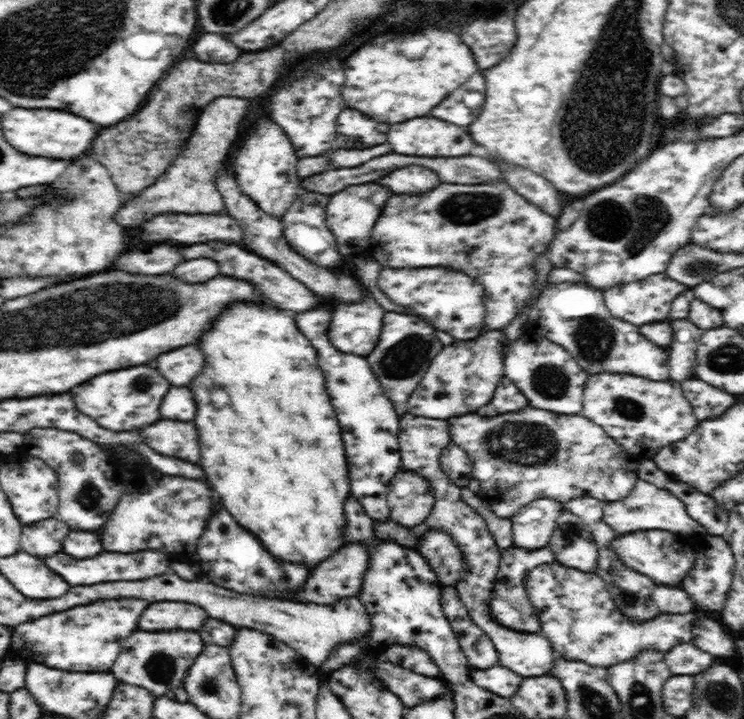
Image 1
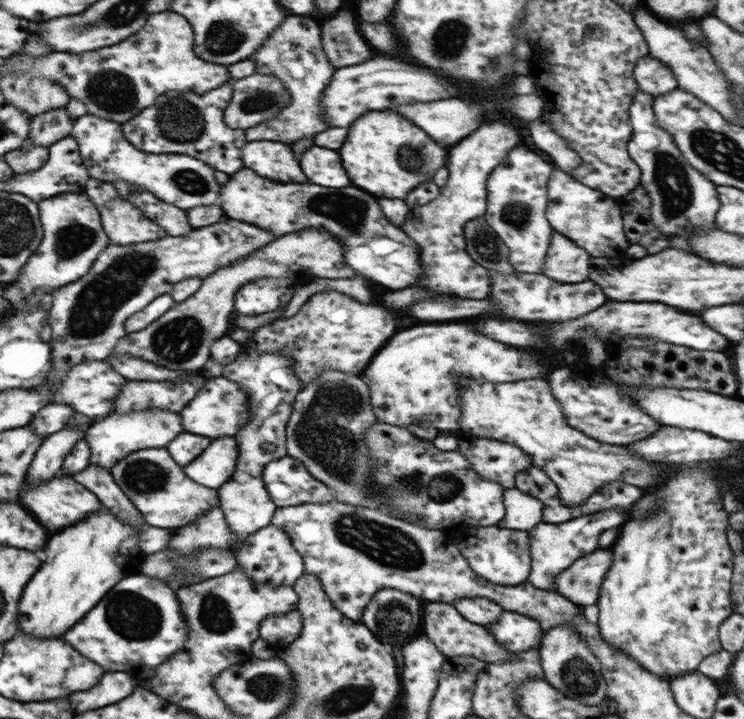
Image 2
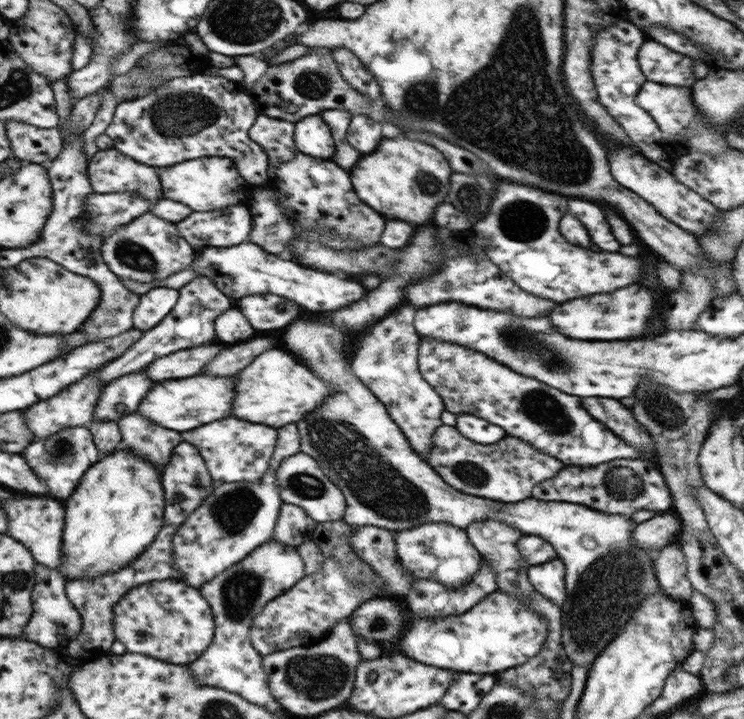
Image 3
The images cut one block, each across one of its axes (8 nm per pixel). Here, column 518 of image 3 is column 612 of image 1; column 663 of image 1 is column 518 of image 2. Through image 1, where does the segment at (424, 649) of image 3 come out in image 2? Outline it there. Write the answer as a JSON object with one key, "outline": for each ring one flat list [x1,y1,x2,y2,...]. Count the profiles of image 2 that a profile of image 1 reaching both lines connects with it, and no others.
{"outline":[[504,611,495,624,486,625,487,632,510,653,538,648,541,643,541,624,517,612]]}

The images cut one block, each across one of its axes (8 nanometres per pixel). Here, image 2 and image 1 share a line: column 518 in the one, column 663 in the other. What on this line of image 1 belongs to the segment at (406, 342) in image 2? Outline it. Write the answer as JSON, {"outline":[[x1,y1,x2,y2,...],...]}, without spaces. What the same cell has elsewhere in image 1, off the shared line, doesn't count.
{"outline":[[576,282,548,284,527,312,530,328,538,328,540,336,563,346,570,356,589,374,610,372,632,374,653,381,670,380,668,354,646,340,634,324,616,320,606,308,602,292]]}

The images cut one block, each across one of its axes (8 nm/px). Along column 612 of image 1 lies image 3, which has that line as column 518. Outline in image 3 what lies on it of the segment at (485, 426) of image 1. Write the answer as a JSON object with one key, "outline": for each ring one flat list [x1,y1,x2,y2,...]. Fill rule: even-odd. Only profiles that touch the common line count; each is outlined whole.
{"outline":[[442,425,434,431,431,443,426,461,444,482,464,494,501,503,515,503,532,497,532,488,536,484,552,478,566,468,564,463,553,456,540,452,528,442,510,435,494,444,478,444,462,436,455,426],[502,456,506,456,506,460]]}

